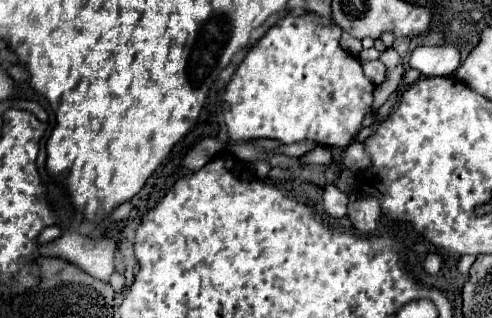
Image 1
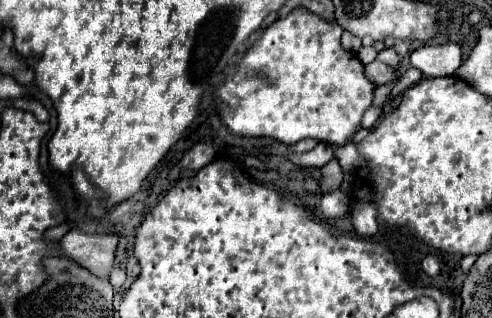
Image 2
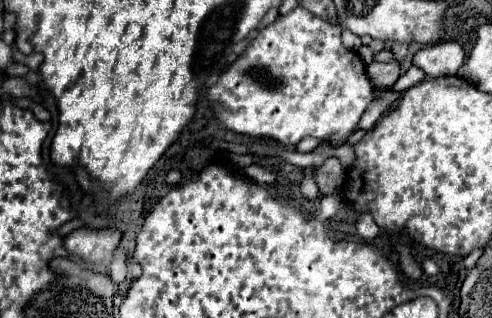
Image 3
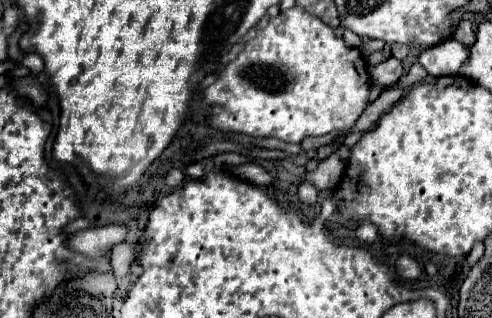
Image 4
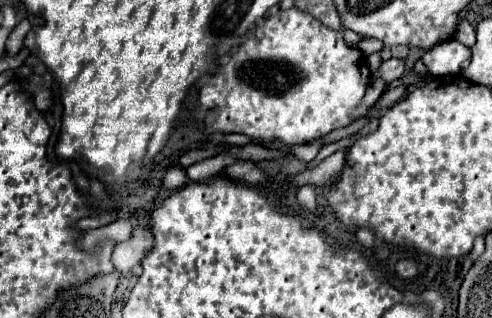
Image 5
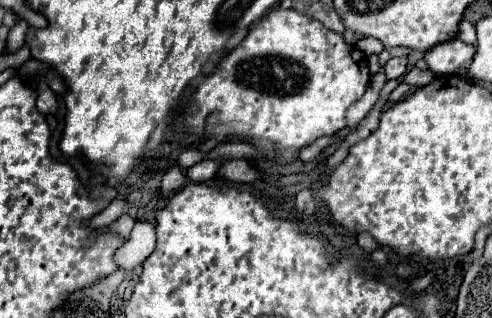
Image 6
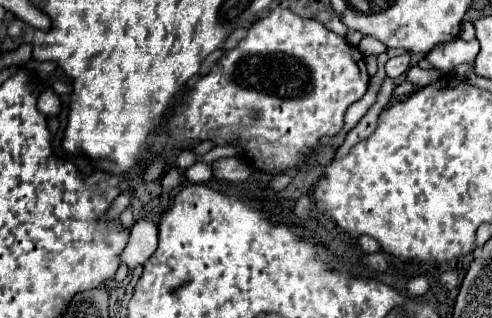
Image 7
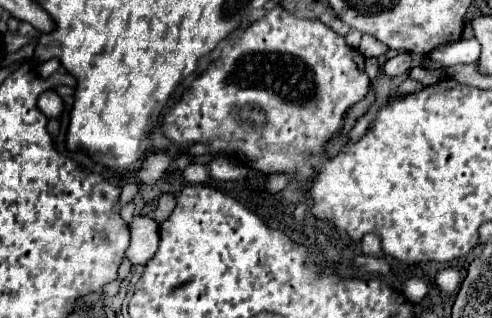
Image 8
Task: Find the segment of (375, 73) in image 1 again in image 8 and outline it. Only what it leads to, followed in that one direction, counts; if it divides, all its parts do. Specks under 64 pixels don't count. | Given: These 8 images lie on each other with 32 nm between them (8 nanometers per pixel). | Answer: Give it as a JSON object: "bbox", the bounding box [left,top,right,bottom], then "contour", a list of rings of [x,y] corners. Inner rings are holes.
{"bbox":[384,52,410,78],"contour":[[[402,52],[402,54],[398,54],[398,56],[390,58],[390,60],[386,60],[386,64],[384,64],[384,72],[390,78],[408,72],[408,68],[410,68],[410,54],[406,54],[406,52]]]}

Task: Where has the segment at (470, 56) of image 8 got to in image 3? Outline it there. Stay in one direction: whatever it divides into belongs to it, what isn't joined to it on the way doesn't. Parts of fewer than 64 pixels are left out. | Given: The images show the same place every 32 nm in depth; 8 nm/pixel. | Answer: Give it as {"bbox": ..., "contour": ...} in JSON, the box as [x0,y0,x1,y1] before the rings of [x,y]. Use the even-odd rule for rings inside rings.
{"bbox":[414,40,466,78],"contour":[[[448,40],[422,48],[414,56],[414,64],[422,68],[428,76],[438,78],[438,76],[454,76],[458,68],[464,64],[464,58],[466,54],[462,44],[458,44],[456,40]]]}

